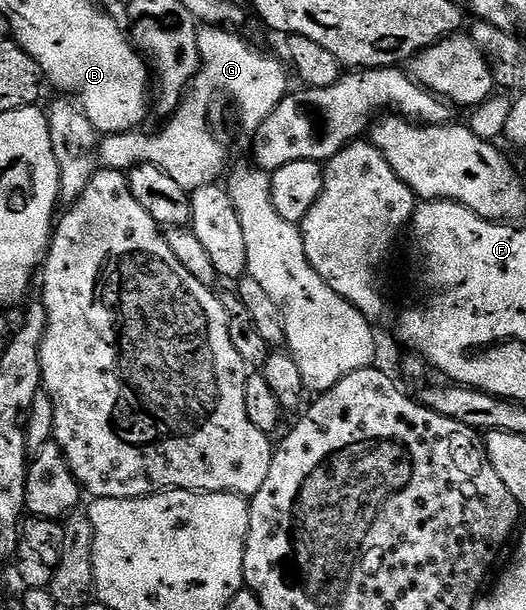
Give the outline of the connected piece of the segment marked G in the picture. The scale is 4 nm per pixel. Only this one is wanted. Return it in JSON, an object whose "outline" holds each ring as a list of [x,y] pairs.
{"outline":[[[206,27],[198,34],[199,72],[191,82],[191,86],[183,96],[181,104],[175,113],[167,120],[168,127],[152,135],[144,133],[142,129],[128,132],[105,134],[99,144],[99,162],[106,169],[129,170],[138,165],[152,165],[159,167],[166,175],[171,176],[186,192],[194,192],[202,186],[215,184],[225,174],[226,149],[218,141],[210,125],[210,107],[214,103],[214,97],[220,95],[236,101],[238,115],[241,123],[247,128],[247,132],[254,132],[260,123],[275,110],[275,107],[286,97],[289,92],[289,72],[285,64],[264,55],[250,42],[244,41],[238,34],[226,31],[224,27]]]}

